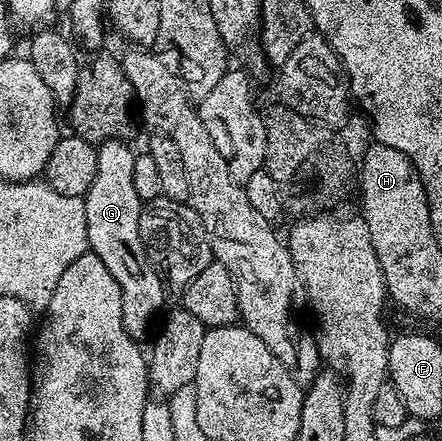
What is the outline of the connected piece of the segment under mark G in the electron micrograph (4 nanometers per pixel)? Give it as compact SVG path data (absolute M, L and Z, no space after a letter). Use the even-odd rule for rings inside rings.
M124 140L99 143L97 175L83 200L86 208L88 249L106 264L106 272L110 272L116 286L122 288L124 333L129 334L133 340L144 340L144 337L149 337L158 315L165 309L166 295L162 280L158 280L158 272L154 272L146 256L146 248L142 248L142 236L138 232L142 203L134 188L134 160L137 151L131 150L128 145Z

